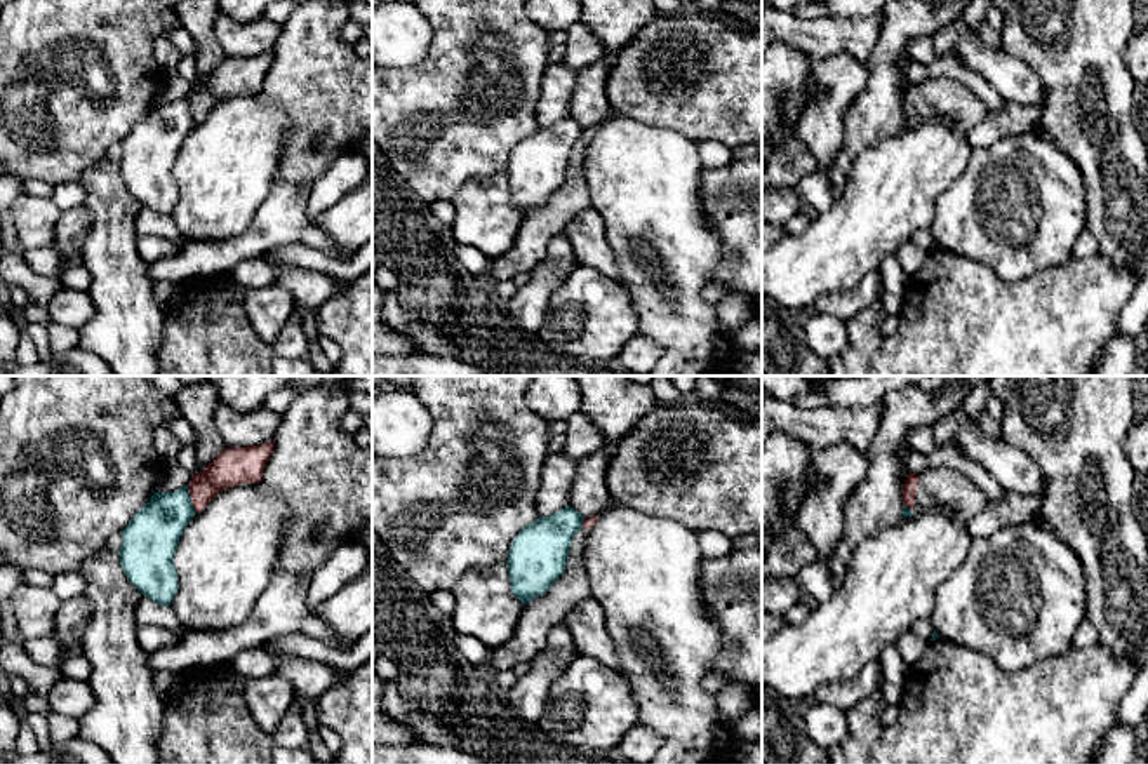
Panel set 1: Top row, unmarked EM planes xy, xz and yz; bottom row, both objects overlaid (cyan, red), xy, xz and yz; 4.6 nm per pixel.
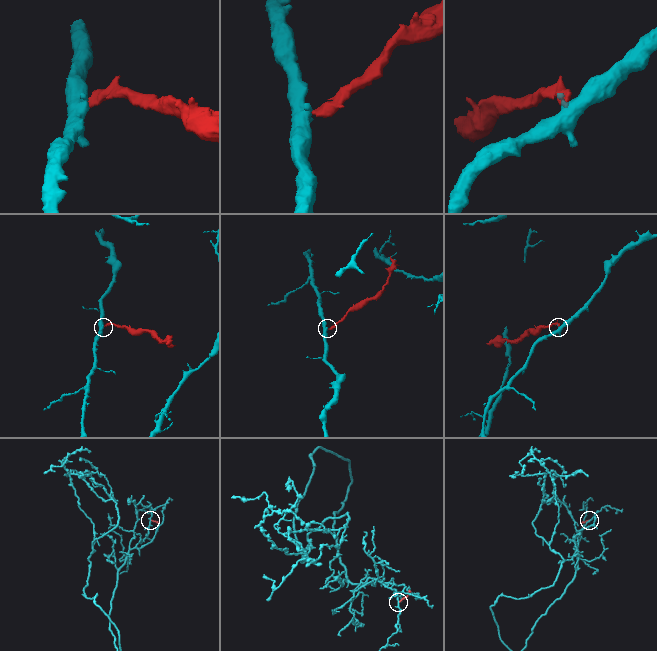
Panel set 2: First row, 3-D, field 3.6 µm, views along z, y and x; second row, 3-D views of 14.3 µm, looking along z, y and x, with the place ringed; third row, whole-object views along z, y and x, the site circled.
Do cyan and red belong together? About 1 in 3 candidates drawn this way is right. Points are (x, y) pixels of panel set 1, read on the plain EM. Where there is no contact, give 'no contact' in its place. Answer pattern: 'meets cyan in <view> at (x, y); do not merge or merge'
meets cyan in xy at (190, 110); do not merge

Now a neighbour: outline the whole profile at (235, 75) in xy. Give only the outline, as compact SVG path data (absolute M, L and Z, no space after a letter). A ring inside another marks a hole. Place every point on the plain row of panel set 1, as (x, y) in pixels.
M275 50L249 57L226 57L200 84L193 84L188 99L195 122L202 122L221 101L263 89Z

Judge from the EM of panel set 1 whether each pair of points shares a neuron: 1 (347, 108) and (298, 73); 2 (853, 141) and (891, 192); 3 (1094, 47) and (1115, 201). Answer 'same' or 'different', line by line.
1: same
2: different
3: same

